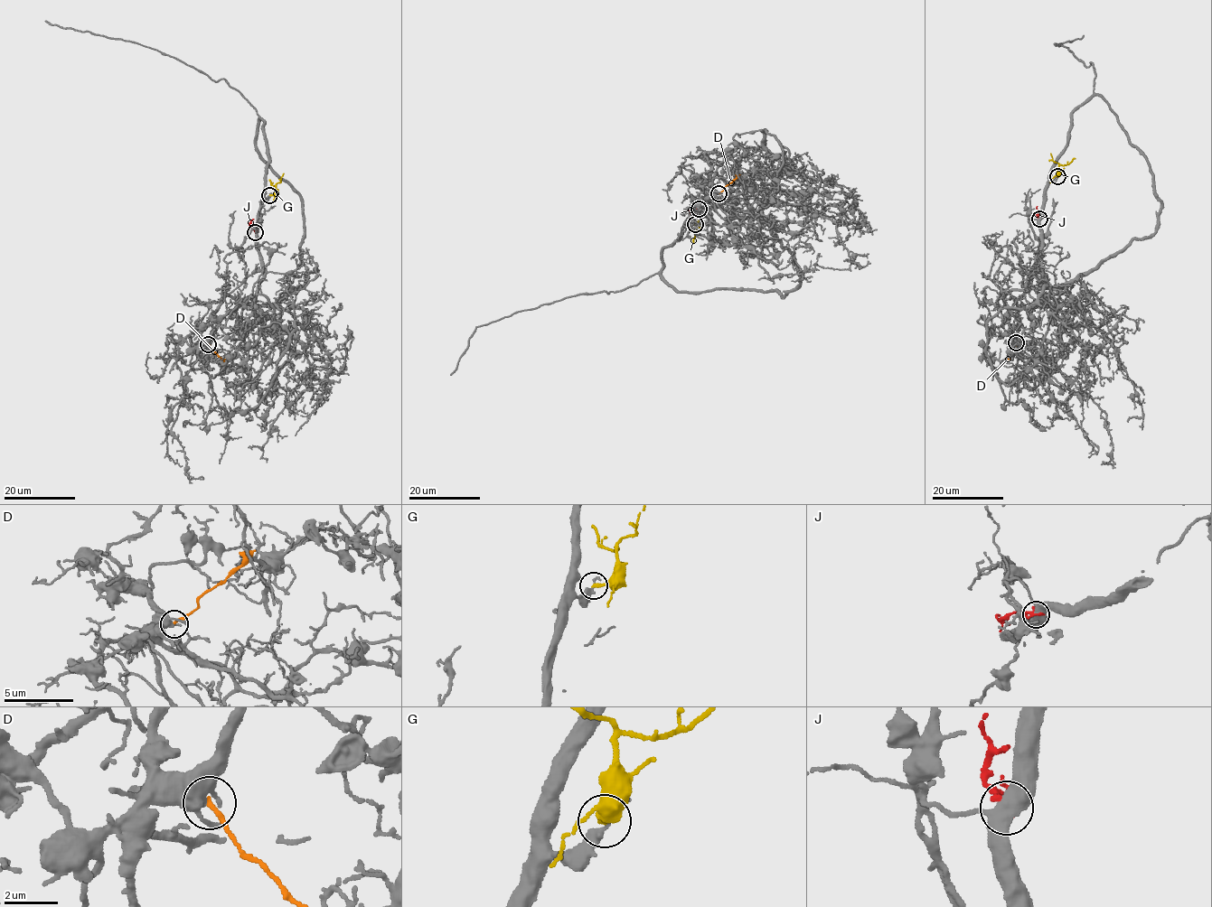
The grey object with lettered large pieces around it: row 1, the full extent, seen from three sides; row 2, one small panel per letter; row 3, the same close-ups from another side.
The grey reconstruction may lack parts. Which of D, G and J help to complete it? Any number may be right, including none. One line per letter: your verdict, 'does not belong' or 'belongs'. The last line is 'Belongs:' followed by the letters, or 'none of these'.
D: does not belong
G: does not belong
J: does not belong
Belongs: none of these

